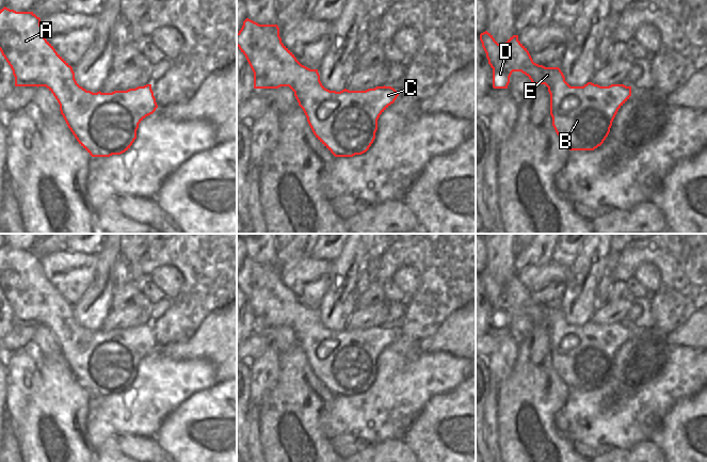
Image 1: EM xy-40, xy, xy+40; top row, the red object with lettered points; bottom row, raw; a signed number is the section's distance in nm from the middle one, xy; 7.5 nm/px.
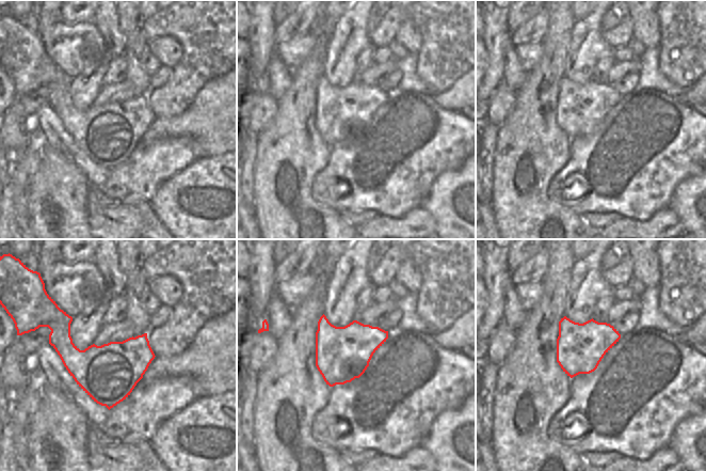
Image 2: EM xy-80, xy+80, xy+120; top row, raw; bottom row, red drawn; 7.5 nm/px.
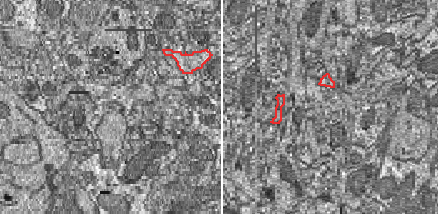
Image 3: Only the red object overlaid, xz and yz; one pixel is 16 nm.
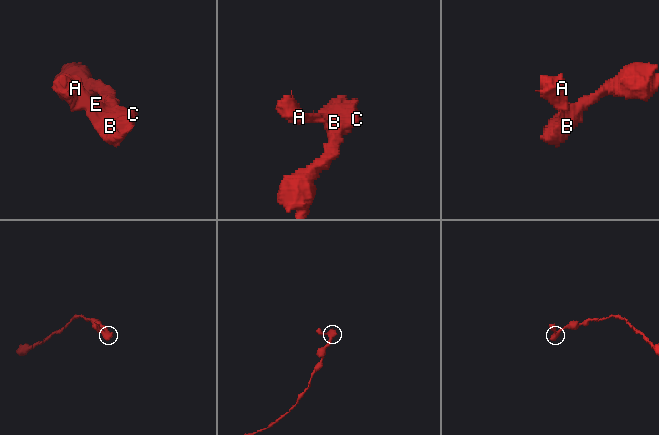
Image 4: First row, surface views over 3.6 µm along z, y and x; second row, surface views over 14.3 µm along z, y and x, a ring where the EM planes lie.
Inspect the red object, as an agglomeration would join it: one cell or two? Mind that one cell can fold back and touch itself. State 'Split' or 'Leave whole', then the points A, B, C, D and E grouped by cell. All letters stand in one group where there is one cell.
Leave whole. Groups: A B C D E.

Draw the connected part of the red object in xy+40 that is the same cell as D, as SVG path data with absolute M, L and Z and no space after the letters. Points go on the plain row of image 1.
M487 270L480 273L488 303L493 307L493 326L508 328L513 310L521 310L533 323L545 323L550 333L552 365L569 389L594 389L600 385L610 371L618 348L631 335L631 325L611 323L600 325L588 321L583 325L571 325L559 306L545 306L533 301L527 287L513 274L504 283L498 283Z

